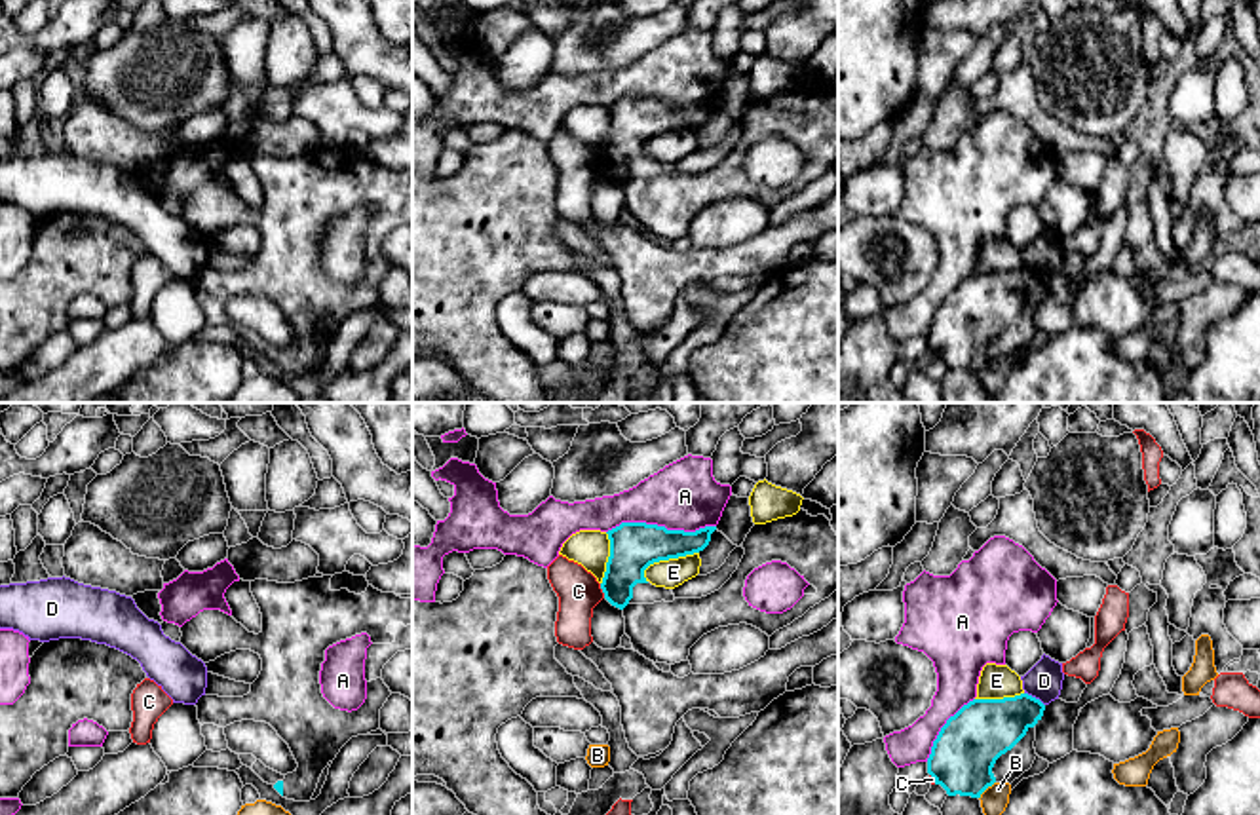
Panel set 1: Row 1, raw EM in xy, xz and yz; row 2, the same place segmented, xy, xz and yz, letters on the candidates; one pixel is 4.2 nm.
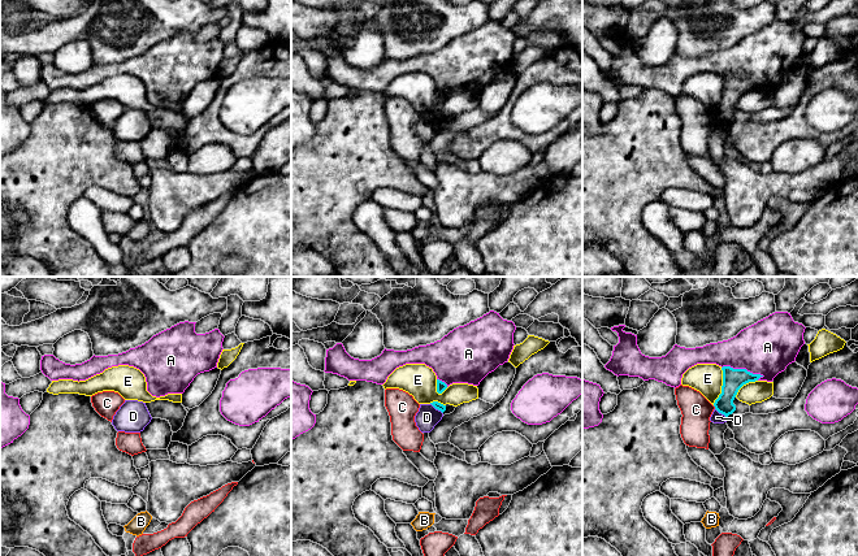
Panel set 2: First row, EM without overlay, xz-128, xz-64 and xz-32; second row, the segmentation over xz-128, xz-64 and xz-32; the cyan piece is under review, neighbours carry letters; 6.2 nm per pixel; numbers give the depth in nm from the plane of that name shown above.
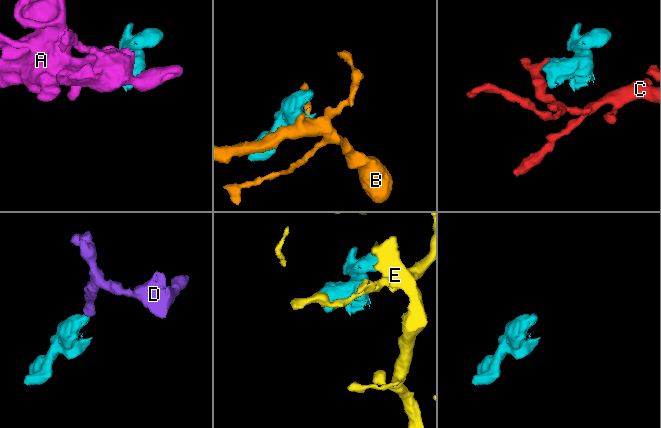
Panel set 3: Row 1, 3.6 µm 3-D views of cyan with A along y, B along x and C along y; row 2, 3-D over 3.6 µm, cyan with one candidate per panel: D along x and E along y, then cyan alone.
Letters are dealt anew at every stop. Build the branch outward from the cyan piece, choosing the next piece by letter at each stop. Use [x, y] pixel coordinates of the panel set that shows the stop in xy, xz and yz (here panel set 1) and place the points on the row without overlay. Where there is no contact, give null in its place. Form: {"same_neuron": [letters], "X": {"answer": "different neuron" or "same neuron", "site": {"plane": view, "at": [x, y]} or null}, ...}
{"same_neuron": [], "A": {"answer": "different neuron", "site": {"plane": "xz", "at": [660, 101]}}, "B": {"answer": "different neuron", "site": {"plane": "yz", "at": [985, 363]}}, "C": {"answer": "different neuron", "site": {"plane": "xz", "at": [603, 166]}}, "D": {"answer": "different neuron", "site": {"plane": "yz", "at": [1034, 272]}}, "E": {"answer": "different neuron", "site": {"plane": "xz", "at": [668, 133]}}}

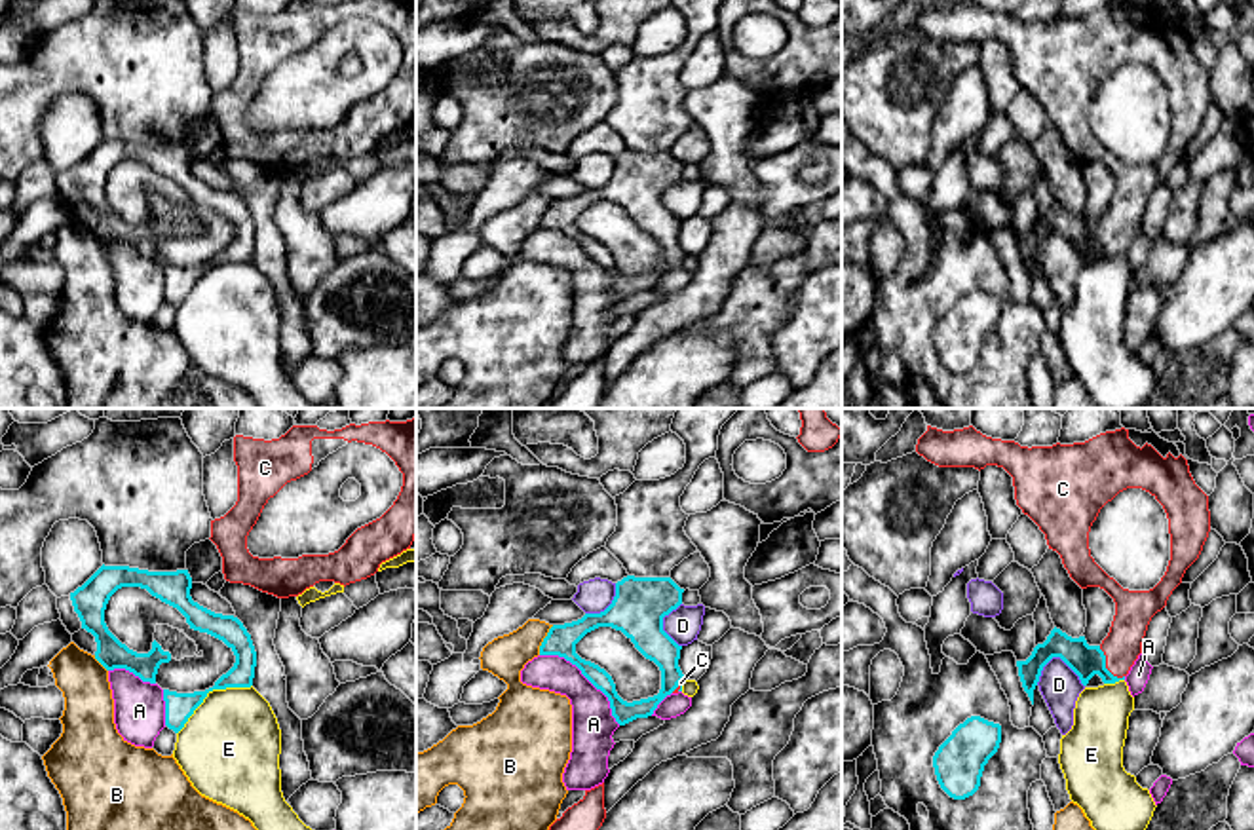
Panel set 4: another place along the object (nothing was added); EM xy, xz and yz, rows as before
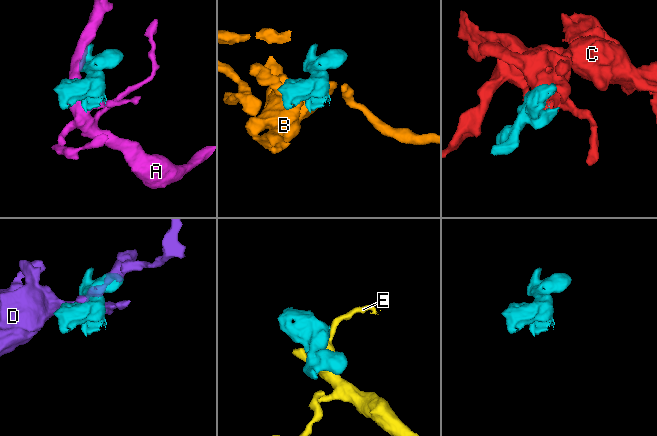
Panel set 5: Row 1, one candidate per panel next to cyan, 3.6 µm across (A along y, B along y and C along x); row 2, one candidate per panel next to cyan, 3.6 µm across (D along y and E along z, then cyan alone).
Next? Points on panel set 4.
{"same_neuron": ["C"], "A": {"answer": "different neuron", "site": {"plane": "xz", "at": [588, 253]}}, "B": {"answer": "different neuron", "site": {"plane": "xz", "at": [544, 215]}}, "C": {"answer": "same neuron", "site": {"plane": "yz", "at": [1104, 240]}}, "D": {"answer": "different neuron", "site": {"plane": "yz", "at": [1059, 230]}}, "E": {"answer": "different neuron", "site": {"plane": "xy", "at": [209, 264]}}}

